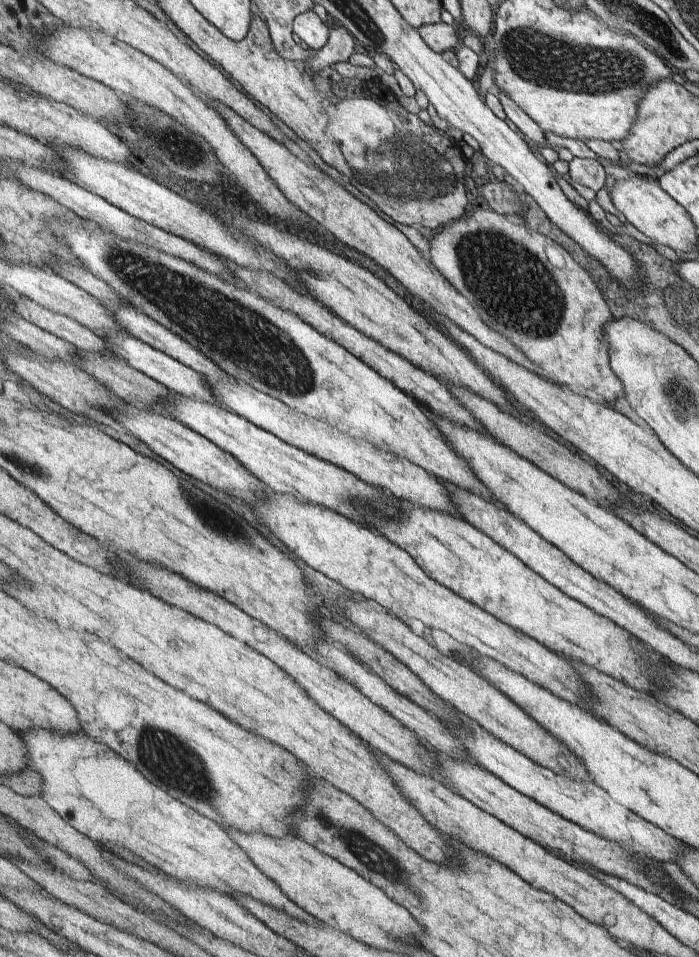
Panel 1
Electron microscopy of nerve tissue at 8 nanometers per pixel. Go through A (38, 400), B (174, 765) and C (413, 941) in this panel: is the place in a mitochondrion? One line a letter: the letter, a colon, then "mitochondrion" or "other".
A: other
B: mitochondrion
C: other

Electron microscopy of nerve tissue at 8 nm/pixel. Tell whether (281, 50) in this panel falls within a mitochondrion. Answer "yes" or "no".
no

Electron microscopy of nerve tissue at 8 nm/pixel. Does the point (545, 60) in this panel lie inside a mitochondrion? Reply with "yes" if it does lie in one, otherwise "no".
yes

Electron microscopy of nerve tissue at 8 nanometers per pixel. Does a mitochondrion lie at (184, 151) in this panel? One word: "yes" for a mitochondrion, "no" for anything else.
yes

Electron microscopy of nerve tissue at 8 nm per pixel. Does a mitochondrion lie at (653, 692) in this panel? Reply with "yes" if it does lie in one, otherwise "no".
no

